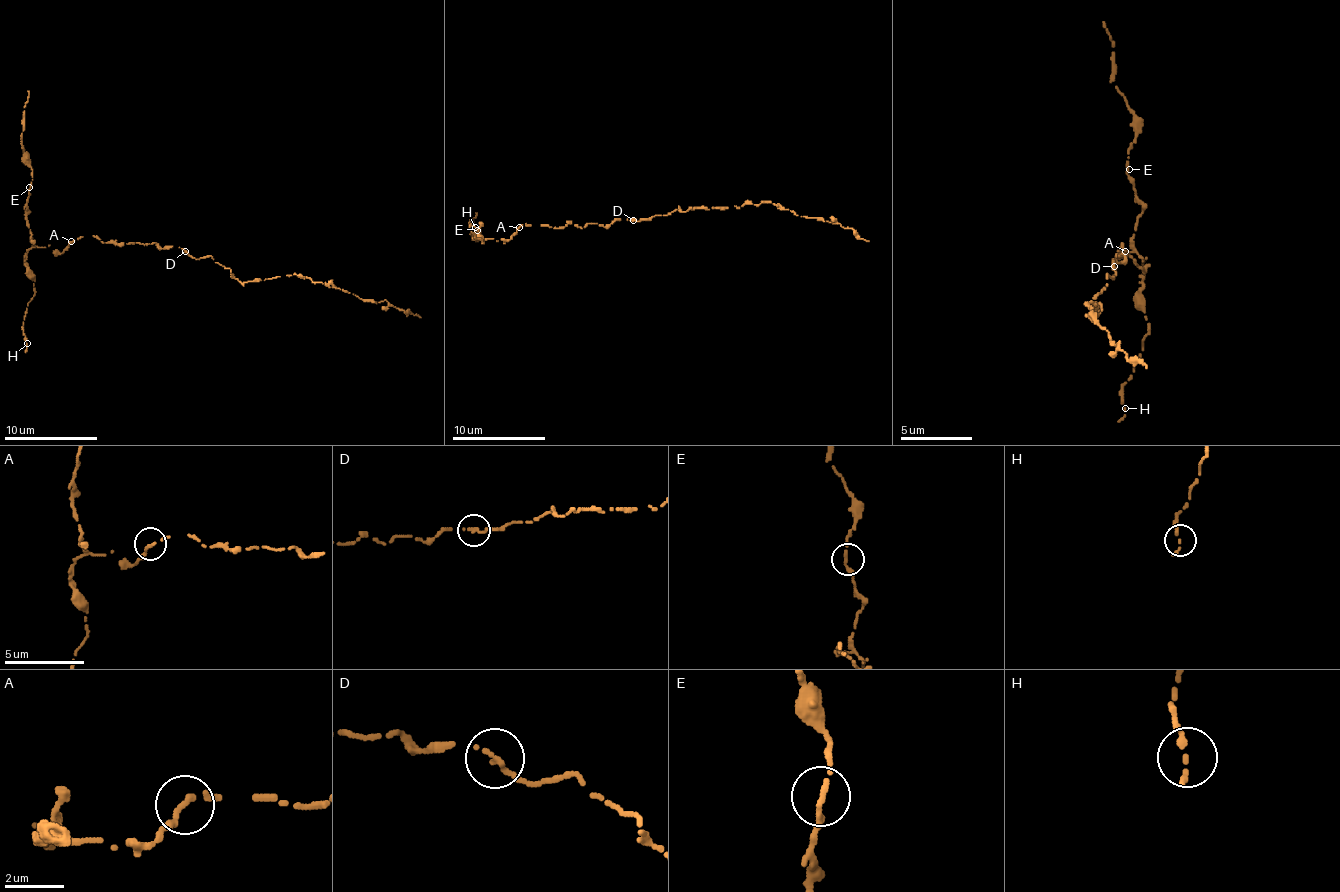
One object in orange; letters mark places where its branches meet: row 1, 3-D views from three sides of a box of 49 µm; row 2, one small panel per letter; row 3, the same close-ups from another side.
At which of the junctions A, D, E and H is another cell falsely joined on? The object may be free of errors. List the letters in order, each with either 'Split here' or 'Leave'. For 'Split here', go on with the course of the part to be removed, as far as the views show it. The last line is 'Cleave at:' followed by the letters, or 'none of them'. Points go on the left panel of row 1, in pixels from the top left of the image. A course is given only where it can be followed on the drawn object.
A: Leave
D: Leave
E: Leave
H: Leave
Cleave at: none of them

